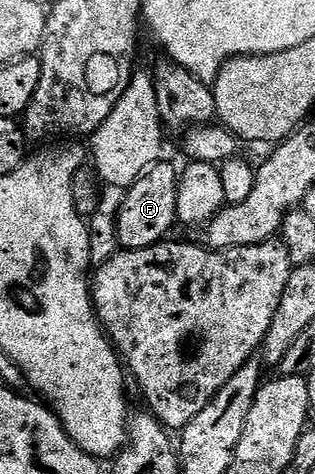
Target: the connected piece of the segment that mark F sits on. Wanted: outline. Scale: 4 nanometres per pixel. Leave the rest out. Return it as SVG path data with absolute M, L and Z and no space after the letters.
M160 162L154 164L143 173L143 177L132 184L122 193L123 201L119 204L119 217L115 220L115 236L119 239L118 247L126 250L129 248L148 248L154 244L164 243L171 232L171 227L177 224L179 215L179 172L171 164Z

